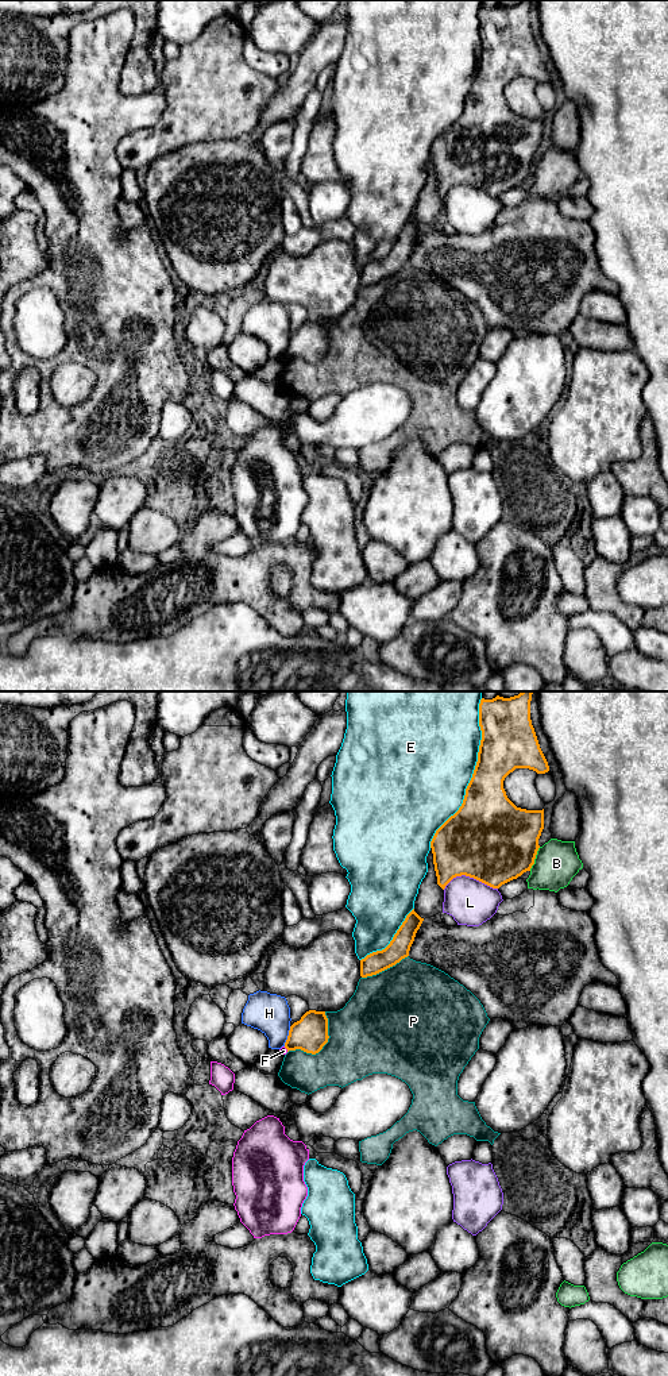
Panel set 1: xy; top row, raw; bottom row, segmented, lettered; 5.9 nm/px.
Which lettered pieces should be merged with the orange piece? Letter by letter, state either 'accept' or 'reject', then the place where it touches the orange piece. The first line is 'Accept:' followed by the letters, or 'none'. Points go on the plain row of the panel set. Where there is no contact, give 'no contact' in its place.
Accept: none
B: reject | xy (535, 166)
E: reject | xy (474, 81)
F: reject | xy (286, 357)
H: reject | xy (288, 345)
L: reject | xy (470, 185)
P: reject | xy (323, 354)

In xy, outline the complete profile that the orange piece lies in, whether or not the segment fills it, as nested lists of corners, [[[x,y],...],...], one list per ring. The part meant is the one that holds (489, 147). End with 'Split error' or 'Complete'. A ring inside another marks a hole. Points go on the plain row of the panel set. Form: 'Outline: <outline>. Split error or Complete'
Outline: [[[532,3],[480,8],[482,49],[472,86],[462,115],[430,150],[443,199],[462,184],[499,197],[534,173],[544,117],[517,116],[503,97],[505,86],[516,77],[549,80],[530,28]]]. Complete

